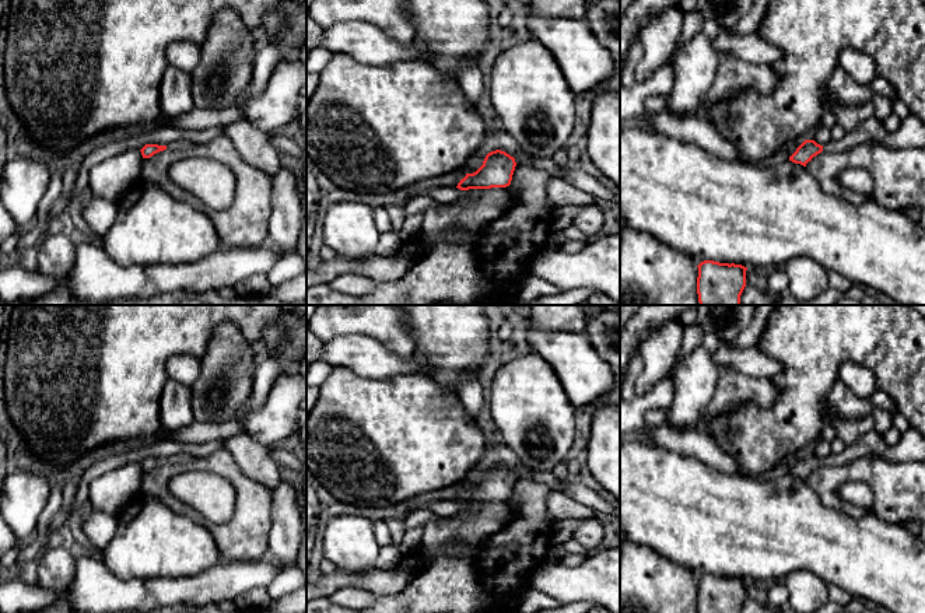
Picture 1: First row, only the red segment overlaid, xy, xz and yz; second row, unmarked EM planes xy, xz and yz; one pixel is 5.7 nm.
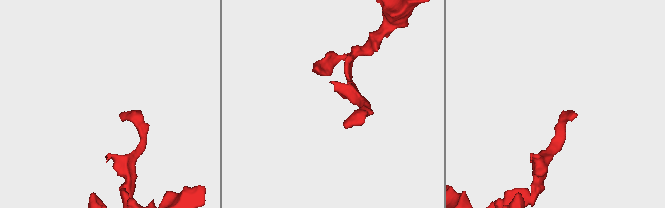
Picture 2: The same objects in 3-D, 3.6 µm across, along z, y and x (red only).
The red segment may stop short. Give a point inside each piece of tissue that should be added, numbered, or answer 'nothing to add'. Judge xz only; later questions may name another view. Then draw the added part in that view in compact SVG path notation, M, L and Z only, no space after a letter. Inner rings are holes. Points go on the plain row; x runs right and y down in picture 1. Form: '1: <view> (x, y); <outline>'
1: xz (448, 585); M505 501L484 502L479 511L458 512L449 518L441 518L439 522L423 525L421 546L434 554L434 563L396 595L378 596L376 602L367 609L354 610L332 603L327 598L316 598L306 602L306 613L479 613L490 606L490 599L476 582L474 571L470 563L470 550L486 536L495 533L504 528L511 516L511 507ZM449 543L458 543L460 553L452 556L446 551Z

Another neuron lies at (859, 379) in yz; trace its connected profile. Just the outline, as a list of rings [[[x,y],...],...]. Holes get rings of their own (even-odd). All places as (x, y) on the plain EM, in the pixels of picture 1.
[[[852,361],[841,364],[838,378],[859,397],[869,399],[876,392],[875,374]]]

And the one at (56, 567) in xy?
[[[46,549],[38,561],[41,586],[66,592],[76,575],[76,558],[67,549]]]

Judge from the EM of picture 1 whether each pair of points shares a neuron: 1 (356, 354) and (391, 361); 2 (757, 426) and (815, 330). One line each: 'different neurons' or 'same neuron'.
1: same neuron
2: same neuron

